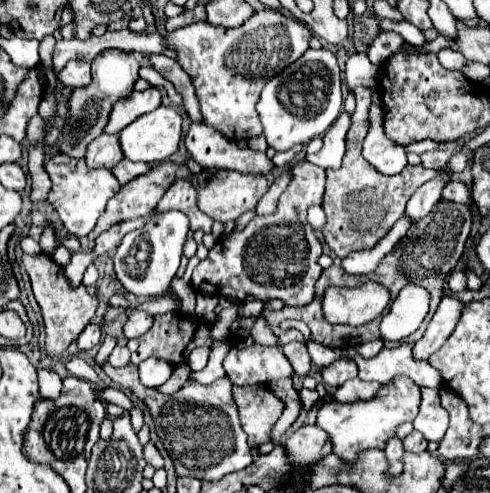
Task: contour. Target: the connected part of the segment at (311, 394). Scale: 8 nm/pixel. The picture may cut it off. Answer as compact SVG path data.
M301 390L299 392L299 396L301 396L301 404L303 404L303 408L305 410L311 410L315 404L317 404L317 400L319 400L319 394L315 392L315 390Z

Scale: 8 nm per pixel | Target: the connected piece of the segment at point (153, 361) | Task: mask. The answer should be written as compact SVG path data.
M147 358L145 362L139 364L139 376L141 376L141 384L147 388L159 388L161 384L165 384L173 372L173 364L169 364L167 360L161 358Z

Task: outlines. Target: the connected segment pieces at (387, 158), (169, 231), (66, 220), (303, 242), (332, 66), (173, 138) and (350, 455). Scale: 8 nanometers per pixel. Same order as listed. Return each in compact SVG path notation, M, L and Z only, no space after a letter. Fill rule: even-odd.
M371 106L369 112L369 132L363 142L365 160L381 174L395 176L407 166L405 148L389 140L383 132L383 108Z
M171 210L165 214L149 216L147 224L141 230L125 234L117 246L117 252L113 254L115 274L125 292L145 298L165 296L171 286L171 280L177 274L187 230L189 230L189 218L181 212Z
M55 154L45 164L45 172L49 174L49 178L53 182L47 200L53 206L53 210L59 214L67 234L75 236L75 238L83 238L95 228L97 218L105 212L107 200L113 198L117 194L117 190L121 188L121 184L111 174L111 170L107 170L107 168L93 170L85 164L85 158L77 160L77 158L69 158L65 154Z
M307 160L293 164L293 182L281 194L277 210L269 216L255 216L241 232L221 236L207 258L195 268L191 286L199 294L213 294L247 300L281 298L287 306L303 306L313 300L315 282L323 268L317 264L321 242L307 224L307 208L319 206L325 192L325 170Z
M309 48L297 62L293 62L293 66L287 66L281 74L265 84L257 102L263 134L275 152L285 152L297 144L307 144L313 138L323 136L325 130L329 130L329 126L341 114L341 108L343 98L339 66L335 54L327 48Z
M159 106L157 110L143 114L143 118L137 118L129 126L125 126L119 132L119 142L123 156L129 160L141 160L147 164L157 164L161 160L167 160L173 152L177 152L181 142L181 114L171 106Z
M393 378L393 382L387 382L381 386L381 392L377 392L377 398L371 398L369 402L351 402L351 404L341 404L335 400L325 402L319 408L317 414L317 426L323 428L329 434L329 440L333 444L333 454L337 454L343 462L355 462L357 454L361 450L369 448L385 448L385 442L395 436L397 426L403 422L413 422L417 416L421 402L421 392L415 382L409 382L409 378Z

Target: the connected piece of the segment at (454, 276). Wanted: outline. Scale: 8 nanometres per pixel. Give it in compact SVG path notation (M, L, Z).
M455 270L449 274L447 278L447 286L453 290L453 292L461 292L467 288L467 278L465 278L465 272L463 270Z

